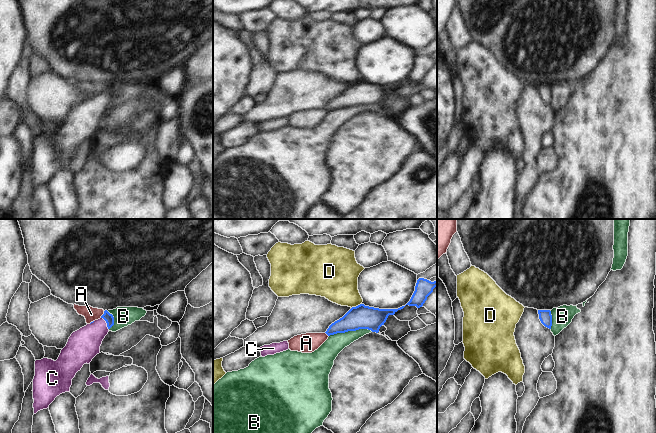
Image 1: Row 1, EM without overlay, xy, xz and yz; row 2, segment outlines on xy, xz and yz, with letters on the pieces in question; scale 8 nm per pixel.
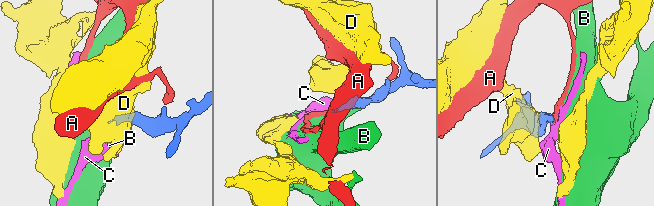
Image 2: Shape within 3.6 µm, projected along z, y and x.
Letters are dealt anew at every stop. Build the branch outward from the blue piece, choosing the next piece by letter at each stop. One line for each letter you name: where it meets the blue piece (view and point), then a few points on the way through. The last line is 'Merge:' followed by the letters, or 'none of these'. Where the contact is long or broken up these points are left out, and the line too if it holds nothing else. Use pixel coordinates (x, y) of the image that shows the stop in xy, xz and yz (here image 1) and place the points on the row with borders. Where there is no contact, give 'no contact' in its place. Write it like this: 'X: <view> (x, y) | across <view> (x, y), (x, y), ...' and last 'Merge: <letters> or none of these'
C: xy (106, 322) | across xy (108, 317), (106, 322), (84, 344)
Merge: C

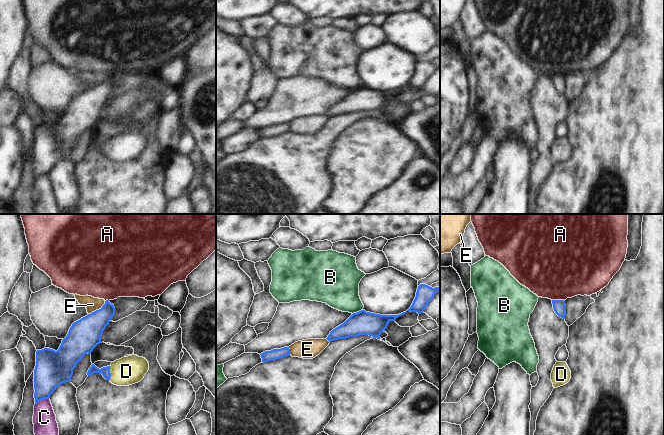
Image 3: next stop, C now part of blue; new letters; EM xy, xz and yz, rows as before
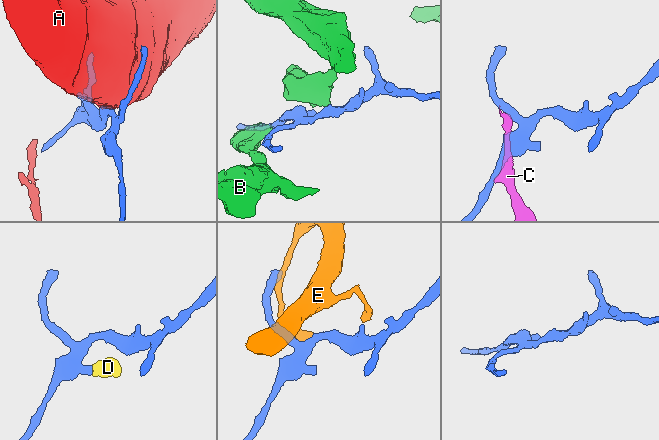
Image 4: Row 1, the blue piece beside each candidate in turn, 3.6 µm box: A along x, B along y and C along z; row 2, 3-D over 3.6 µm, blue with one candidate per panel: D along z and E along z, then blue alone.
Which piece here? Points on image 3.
D: xy (110, 373) | across xy (105, 371), (110, 373), (126, 371)
Merge: D

